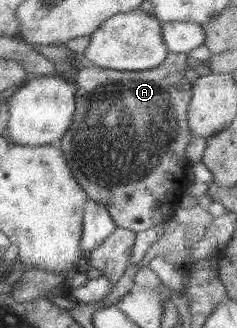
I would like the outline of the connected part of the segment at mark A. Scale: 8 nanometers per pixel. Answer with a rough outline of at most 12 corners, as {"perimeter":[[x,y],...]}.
{"perimeter":[[188,54],[76,76],[60,138],[117,227],[169,221],[190,184]]}

